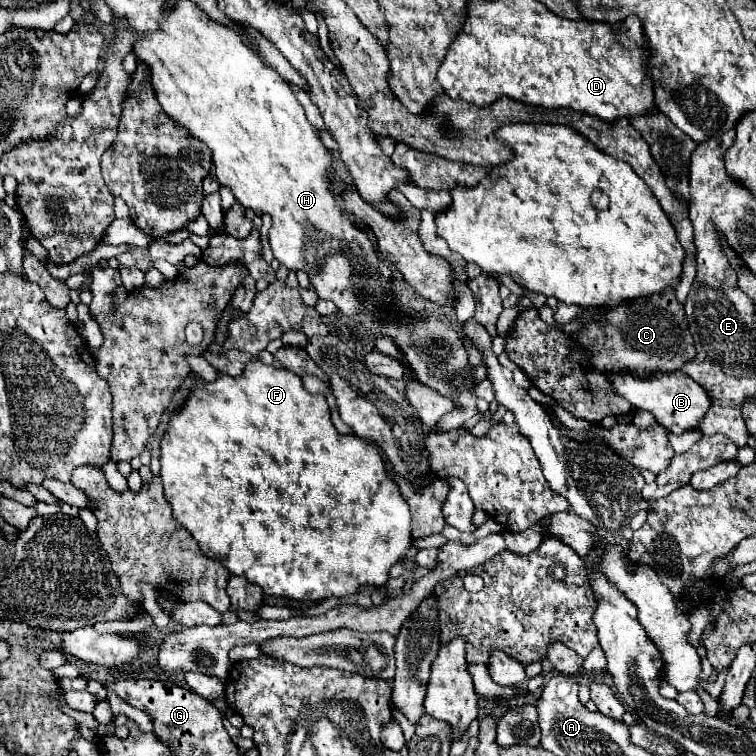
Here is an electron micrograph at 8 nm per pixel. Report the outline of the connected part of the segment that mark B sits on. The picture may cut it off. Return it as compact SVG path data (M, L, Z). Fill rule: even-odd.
M626 371L612 379L614 379L612 381L614 391L618 395L628 399L636 409L650 411L662 427L666 427L668 431L672 431L676 435L698 429L698 425L702 423L702 417L706 417L706 409L710 409L710 395L706 393L706 389L702 389L694 379L690 379L682 371L676 371L676 373L660 373L658 371L646 379L640 379Z

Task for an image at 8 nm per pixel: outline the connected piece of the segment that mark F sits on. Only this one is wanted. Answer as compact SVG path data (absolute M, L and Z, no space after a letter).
M258 359L246 363L242 375L232 377L218 373L216 381L200 381L184 403L172 413L168 429L160 441L160 477L164 481L164 497L172 507L172 515L178 525L182 525L200 545L200 551L226 565L232 575L242 575L250 583L260 585L264 593L276 597L288 597L292 601L324 601L328 597L346 597L358 591L362 583L384 585L388 581L390 567L406 555L412 545L410 537L410 509L400 497L394 481L388 479L384 471L384 459L380 451L370 443L354 435L340 435L332 423L330 407L322 393L314 395L304 389L298 375L266 365Z

